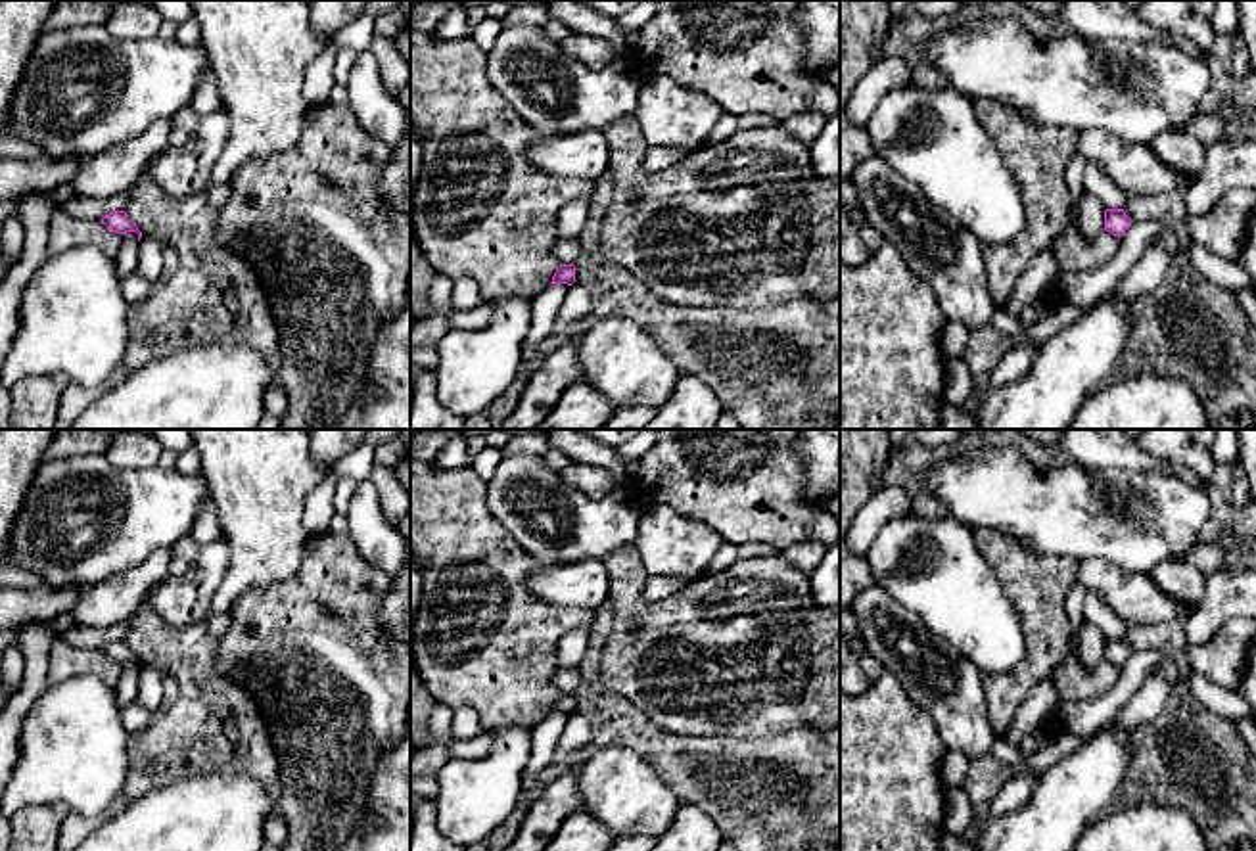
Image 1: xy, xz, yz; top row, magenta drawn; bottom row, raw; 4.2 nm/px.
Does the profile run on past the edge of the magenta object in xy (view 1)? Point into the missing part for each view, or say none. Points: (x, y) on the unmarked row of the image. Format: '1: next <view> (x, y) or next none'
1: next none

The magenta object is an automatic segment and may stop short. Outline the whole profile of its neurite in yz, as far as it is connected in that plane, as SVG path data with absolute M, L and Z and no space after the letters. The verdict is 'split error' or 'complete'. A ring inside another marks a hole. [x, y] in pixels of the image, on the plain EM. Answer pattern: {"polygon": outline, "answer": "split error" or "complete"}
{"polygon": "M1106 638L1105 640L1105 659L1112 665L1124 665L1131 656L1131 648L1124 642L1124 638Z", "answer": "complete"}

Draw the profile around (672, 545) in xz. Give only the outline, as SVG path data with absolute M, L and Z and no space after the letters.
M669 506L642 508L635 546L648 577L700 579L723 537Z

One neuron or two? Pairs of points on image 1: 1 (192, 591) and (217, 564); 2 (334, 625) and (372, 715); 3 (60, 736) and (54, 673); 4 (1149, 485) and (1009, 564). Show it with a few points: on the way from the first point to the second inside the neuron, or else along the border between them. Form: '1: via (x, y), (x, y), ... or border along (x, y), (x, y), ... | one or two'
1: via (196, 583), (209, 570) | one
2: via (334, 648), (334, 664), (363, 692) | one
3: border along (98, 675), (71, 675), (46, 687) | two
4: border along (994, 529), (1036, 551), (1072, 556), (1078, 562) | two

